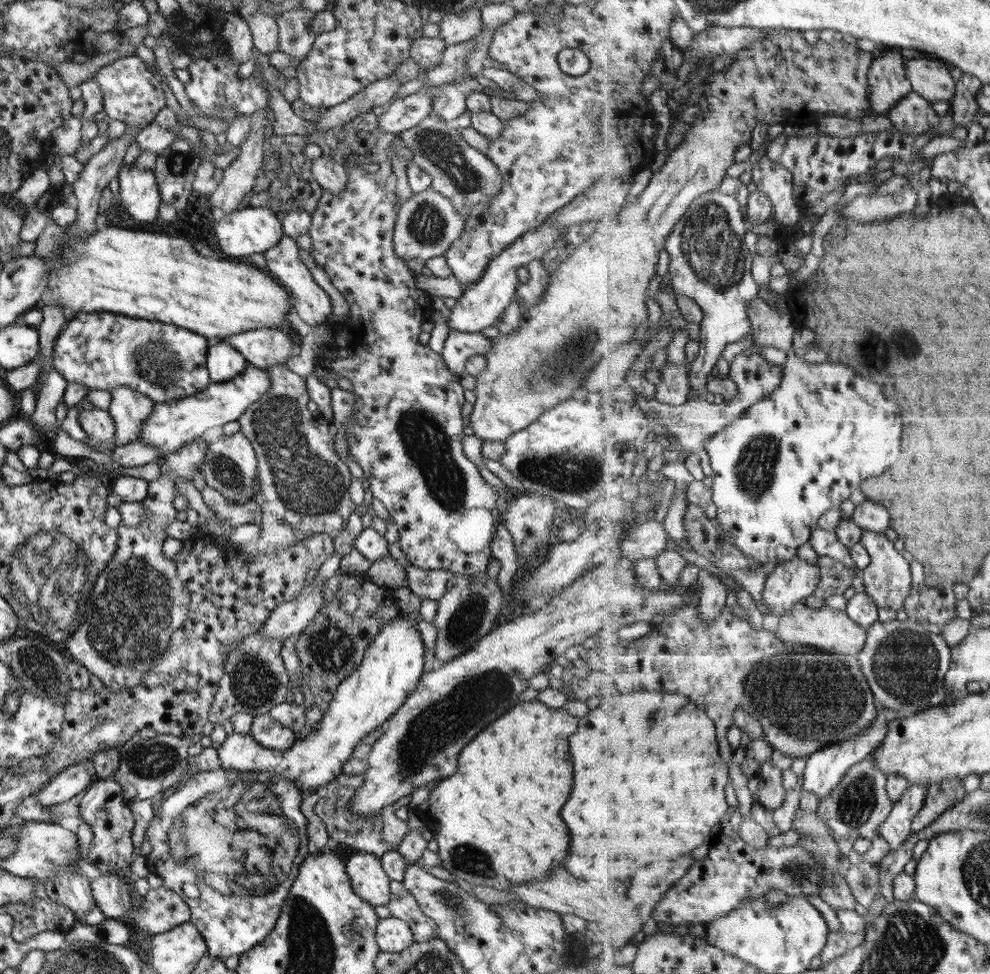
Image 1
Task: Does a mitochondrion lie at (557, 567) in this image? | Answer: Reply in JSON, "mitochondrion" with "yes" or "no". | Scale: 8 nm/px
{"mitochondrion":"no"}

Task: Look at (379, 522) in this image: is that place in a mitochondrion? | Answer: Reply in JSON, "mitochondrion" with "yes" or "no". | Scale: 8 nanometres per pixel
{"mitochondrion":"no"}

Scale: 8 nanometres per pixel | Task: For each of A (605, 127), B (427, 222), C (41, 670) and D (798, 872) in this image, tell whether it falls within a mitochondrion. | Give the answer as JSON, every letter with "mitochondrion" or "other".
{"A":"mitochondrion","B":"mitochondrion","C":"mitochondrion","D":"mitochondrion"}

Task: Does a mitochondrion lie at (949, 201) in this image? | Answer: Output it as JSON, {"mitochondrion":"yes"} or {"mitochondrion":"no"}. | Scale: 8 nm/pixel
{"mitochondrion":"no"}

